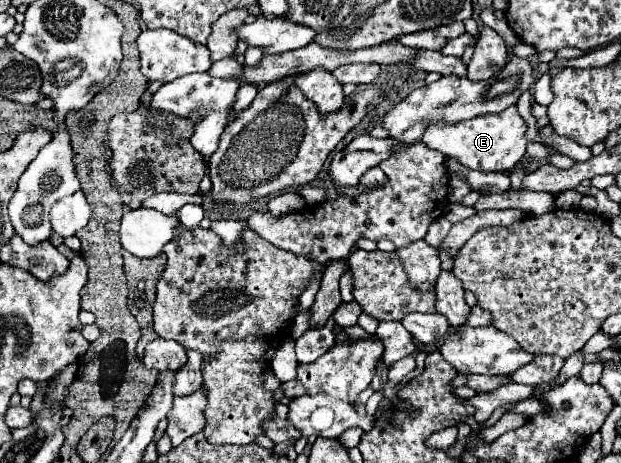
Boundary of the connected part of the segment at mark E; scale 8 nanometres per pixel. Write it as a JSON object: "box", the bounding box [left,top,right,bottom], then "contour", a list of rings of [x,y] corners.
{"box":[417,106,527,172],"contour":[[[509,106],[507,110],[499,114],[485,114],[473,120],[445,124],[435,122],[429,124],[425,130],[425,136],[421,136],[417,142],[423,142],[425,146],[441,152],[443,156],[457,158],[461,164],[473,168],[473,170],[485,170],[485,172],[507,172],[511,170],[525,154],[525,130],[527,124],[519,116],[515,106]]]}

